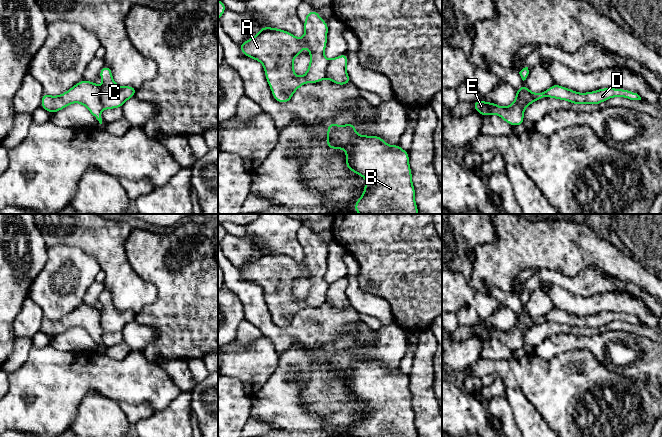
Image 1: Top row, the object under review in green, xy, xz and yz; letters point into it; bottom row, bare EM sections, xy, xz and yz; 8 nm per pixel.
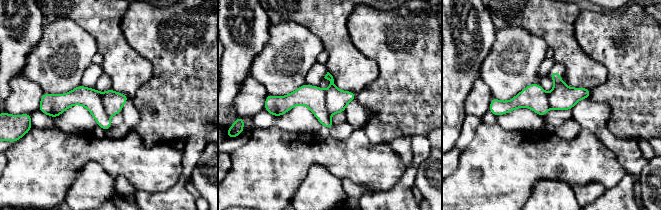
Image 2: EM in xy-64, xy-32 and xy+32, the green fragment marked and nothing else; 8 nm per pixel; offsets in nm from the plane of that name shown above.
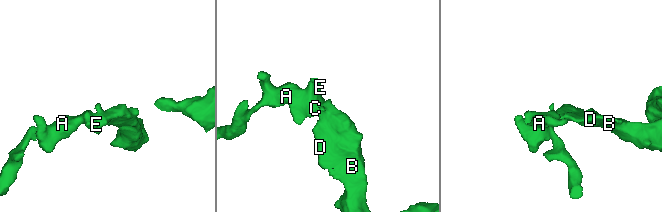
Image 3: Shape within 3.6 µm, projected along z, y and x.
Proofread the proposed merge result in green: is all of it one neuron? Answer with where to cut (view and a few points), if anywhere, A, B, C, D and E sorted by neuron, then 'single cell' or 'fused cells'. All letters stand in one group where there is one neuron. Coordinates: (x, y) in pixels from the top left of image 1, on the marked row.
cut in xy along (100, 88), (100, 102), (103, 107); A C E / B D; fused cells

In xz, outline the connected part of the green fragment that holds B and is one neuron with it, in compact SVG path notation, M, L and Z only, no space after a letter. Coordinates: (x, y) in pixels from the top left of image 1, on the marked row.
M331 121L326 139L330 149L346 150L346 167L366 179L363 196L356 201L354 211L359 214L419 214L409 153L401 149L399 144L388 145L380 136L358 135L356 127L352 123L336 125Z

